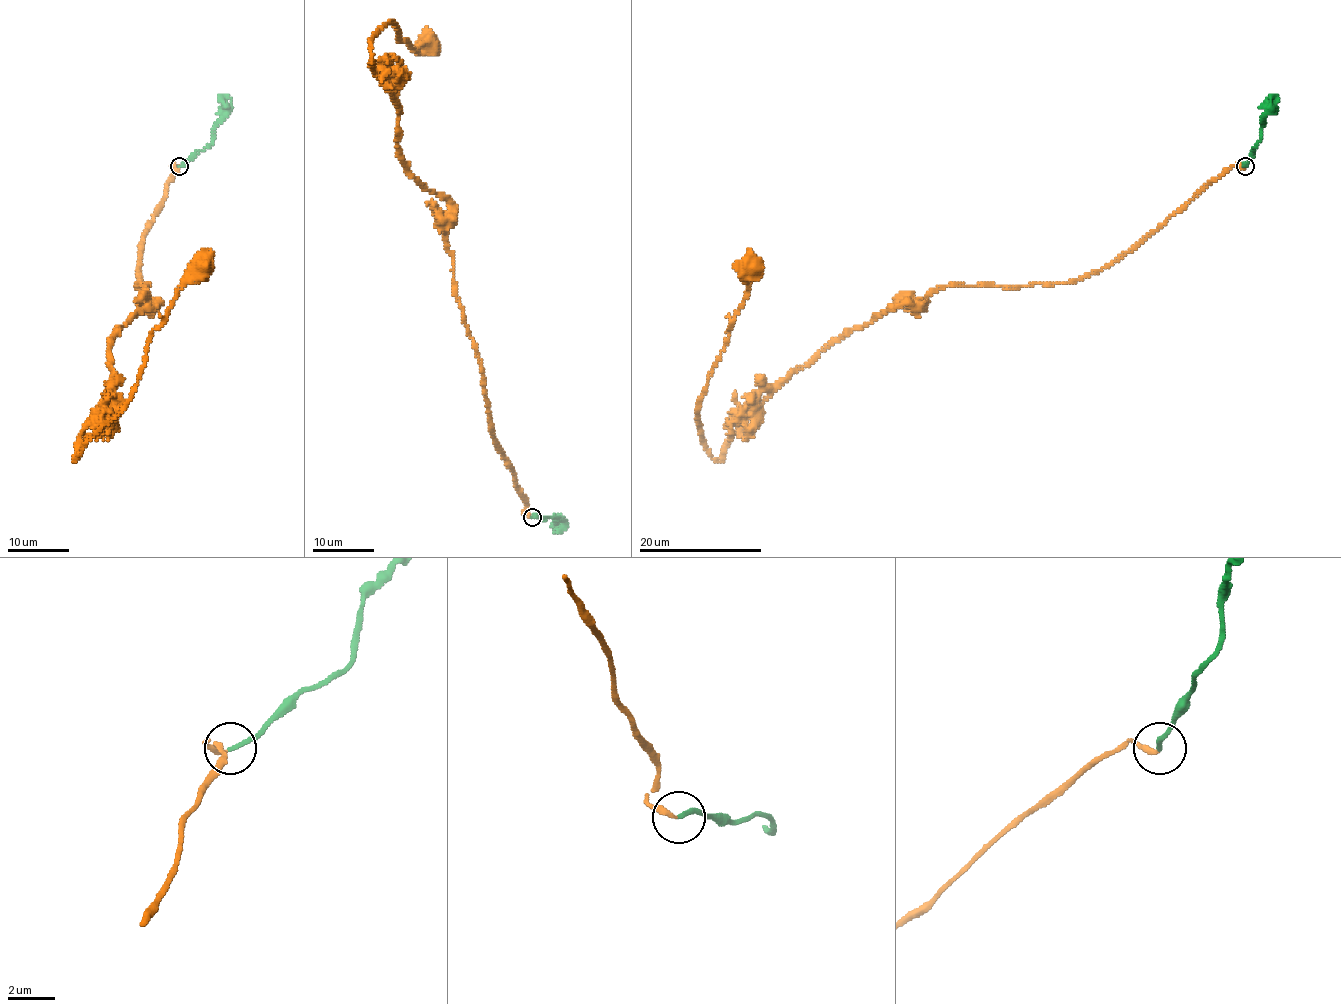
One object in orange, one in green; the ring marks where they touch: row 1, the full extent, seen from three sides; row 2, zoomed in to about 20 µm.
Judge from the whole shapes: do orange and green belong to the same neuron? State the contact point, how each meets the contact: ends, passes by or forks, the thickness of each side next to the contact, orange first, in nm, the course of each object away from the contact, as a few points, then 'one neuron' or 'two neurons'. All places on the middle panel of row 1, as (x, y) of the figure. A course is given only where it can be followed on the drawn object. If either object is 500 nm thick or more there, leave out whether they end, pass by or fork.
at (532, 517); orange ends there; green ends there; 240 nm thick on the orange side, 190 nm on the other; orange runs (532, 516), (455, 293), (449, 202), (402, 158), (400, 111), (373, 67), (387, 23), (414, 50), (429, 43); green runs (532, 516), (555, 516), (555, 521), (560, 519), (563, 525), (559, 528), (553, 522), (560, 515); one neuron

